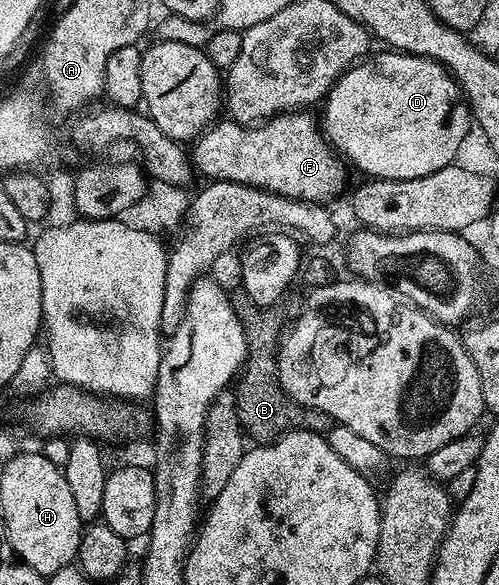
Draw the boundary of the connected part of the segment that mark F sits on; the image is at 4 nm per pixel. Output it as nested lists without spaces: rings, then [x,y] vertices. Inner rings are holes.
[[[282,112],[255,126],[221,119],[191,145],[192,167],[212,182],[238,182],[291,200],[307,200],[309,204],[329,202],[344,188],[346,164],[328,143],[317,117],[315,120],[310,113]]]

